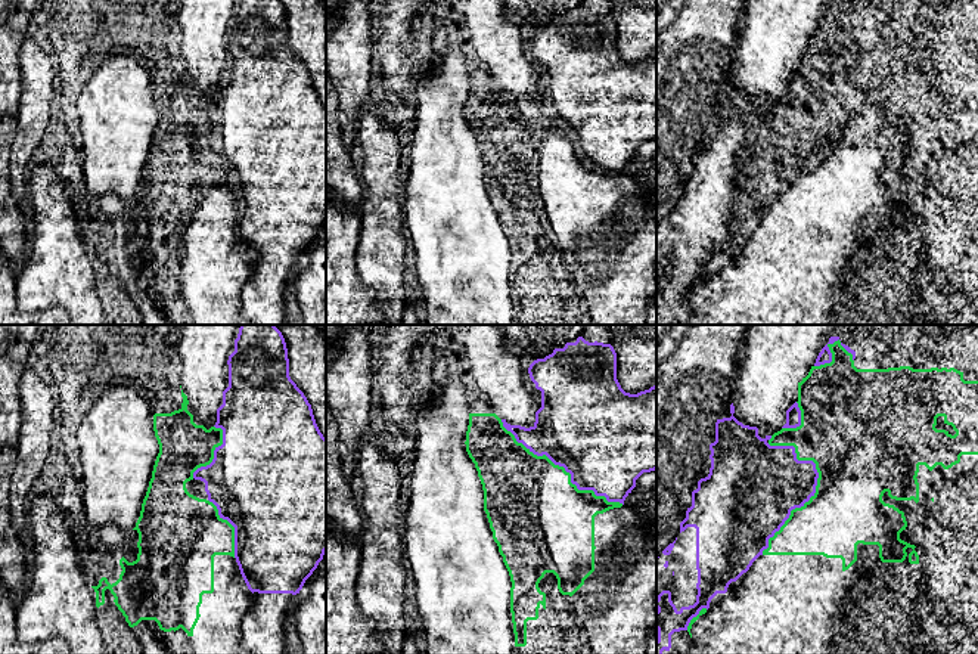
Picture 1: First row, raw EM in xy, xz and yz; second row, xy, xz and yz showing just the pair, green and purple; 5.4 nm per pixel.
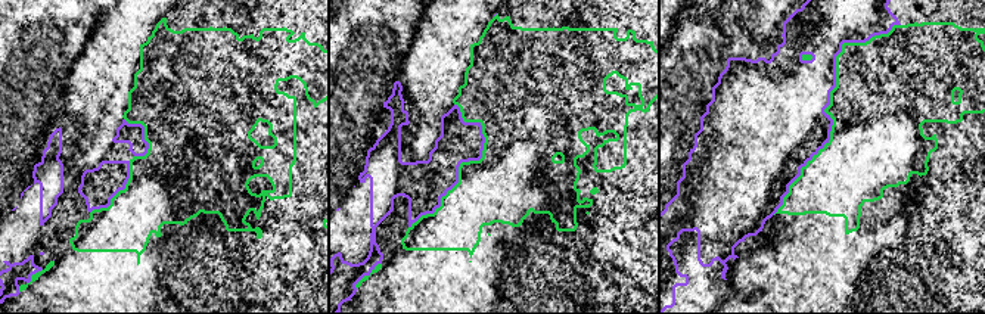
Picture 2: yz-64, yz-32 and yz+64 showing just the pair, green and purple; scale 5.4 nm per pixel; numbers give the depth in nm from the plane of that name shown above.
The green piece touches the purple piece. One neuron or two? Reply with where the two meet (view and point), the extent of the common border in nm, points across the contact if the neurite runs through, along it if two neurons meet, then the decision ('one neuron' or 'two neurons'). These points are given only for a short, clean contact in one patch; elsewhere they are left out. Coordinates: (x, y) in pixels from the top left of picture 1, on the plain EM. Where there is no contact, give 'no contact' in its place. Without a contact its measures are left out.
contact yz (812, 166); length 600 nm; two neurons

